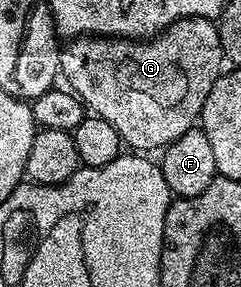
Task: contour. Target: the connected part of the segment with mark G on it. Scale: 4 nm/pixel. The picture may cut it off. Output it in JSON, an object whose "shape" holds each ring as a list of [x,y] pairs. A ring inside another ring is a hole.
{"shape":[[[192,16],[186,20],[176,20],[170,28],[164,28],[158,32],[156,36],[145,38],[118,38],[116,36],[78,36],[68,41],[69,45],[64,45],[61,53],[61,70],[60,75],[63,77],[64,83],[68,85],[72,92],[81,99],[82,104],[92,115],[103,118],[103,122],[111,122],[111,126],[115,126],[115,130],[119,134],[122,145],[131,147],[141,154],[149,154],[152,148],[156,150],[164,150],[169,147],[171,142],[175,142],[175,138],[179,138],[183,134],[187,134],[187,130],[191,130],[200,121],[201,111],[203,110],[203,102],[207,102],[207,94],[211,94],[211,86],[215,86],[215,82],[223,75],[223,61],[225,60],[225,51],[221,48],[221,39],[219,38],[219,30],[214,21],[207,18],[199,18]]]}

